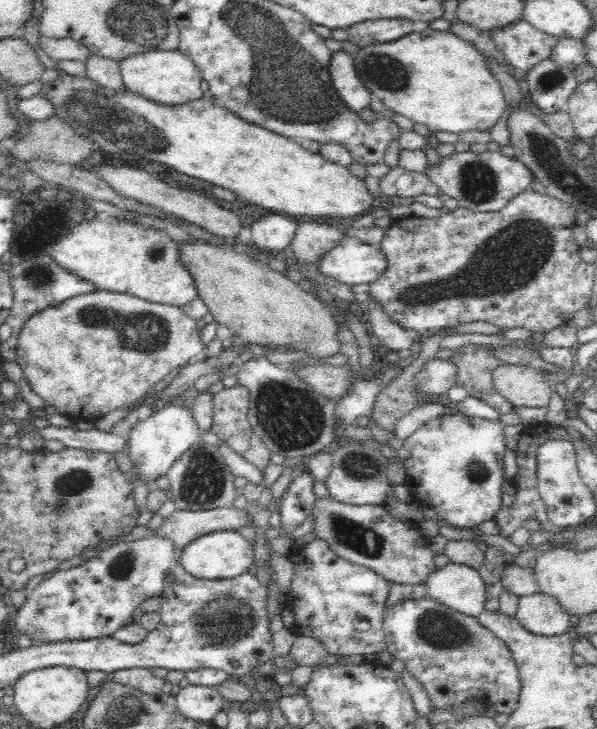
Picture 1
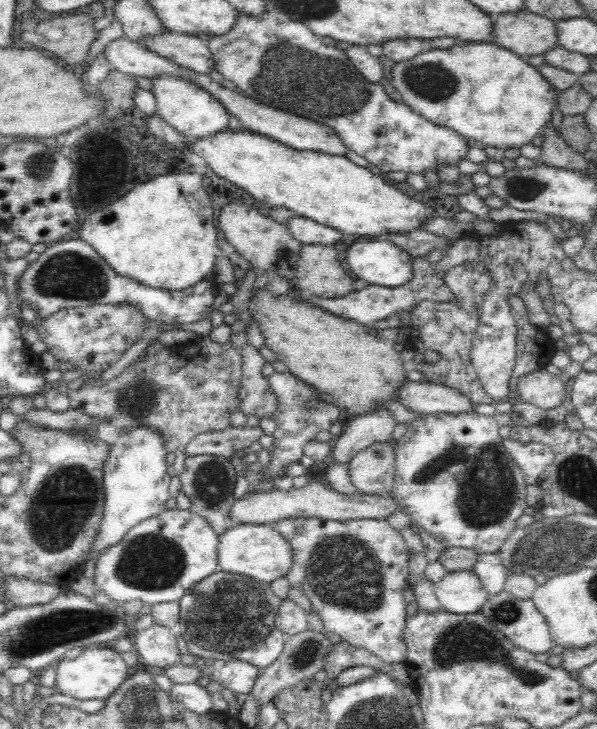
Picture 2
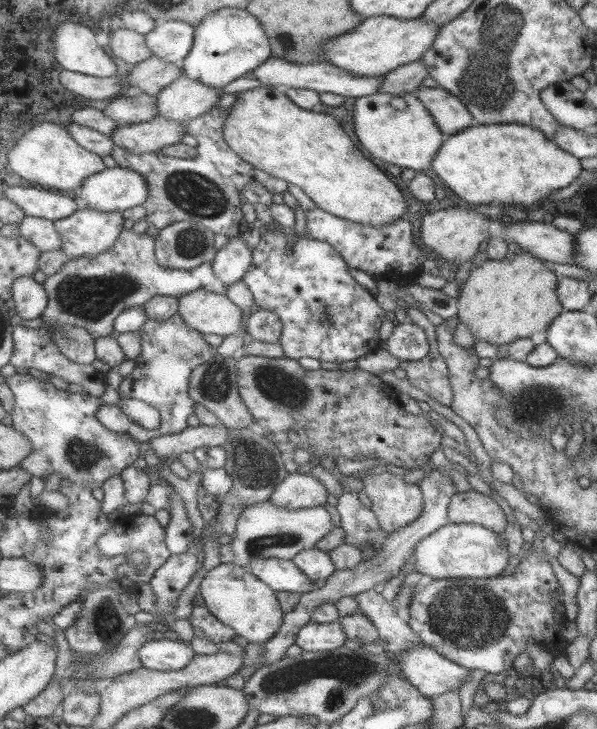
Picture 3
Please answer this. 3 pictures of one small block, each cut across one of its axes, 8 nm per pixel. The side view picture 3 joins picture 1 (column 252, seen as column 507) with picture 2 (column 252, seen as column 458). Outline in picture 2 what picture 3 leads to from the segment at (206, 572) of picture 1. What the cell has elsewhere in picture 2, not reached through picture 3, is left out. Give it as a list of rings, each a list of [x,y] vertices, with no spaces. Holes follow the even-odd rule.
[[[239,523],[234,528],[230,528],[224,534],[219,535],[218,570],[241,574],[258,582],[271,583],[286,577],[294,561],[292,543],[288,537],[284,537],[282,533],[278,532],[271,523]]]

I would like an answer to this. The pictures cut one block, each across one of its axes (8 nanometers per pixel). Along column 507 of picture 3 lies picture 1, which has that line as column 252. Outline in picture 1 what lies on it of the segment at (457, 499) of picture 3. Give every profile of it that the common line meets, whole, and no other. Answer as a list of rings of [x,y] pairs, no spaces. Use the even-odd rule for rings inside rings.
[[[231,506],[210,510],[176,509],[156,530],[149,532],[171,538],[175,548],[182,549],[199,536],[220,530],[242,530],[243,526],[255,526],[246,509],[236,510]]]

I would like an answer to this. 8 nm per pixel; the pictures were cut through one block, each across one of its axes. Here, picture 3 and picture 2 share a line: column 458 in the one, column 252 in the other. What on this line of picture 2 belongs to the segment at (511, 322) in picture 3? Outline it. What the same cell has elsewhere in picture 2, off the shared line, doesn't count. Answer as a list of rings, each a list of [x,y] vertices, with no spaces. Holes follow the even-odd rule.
[[[259,289],[257,292],[259,293],[252,297],[249,304],[252,307],[250,316],[256,319],[265,339],[264,346],[274,351],[278,360],[288,367],[290,375],[297,377],[302,383],[314,386],[318,391],[330,394],[336,407],[356,416],[388,411],[390,402],[401,402],[401,389],[410,383],[410,366],[401,360],[400,352],[394,350],[394,344],[398,342],[403,330],[390,327],[374,329],[352,320],[338,318],[321,308],[301,302],[295,292],[281,296],[272,295],[266,289]]]

